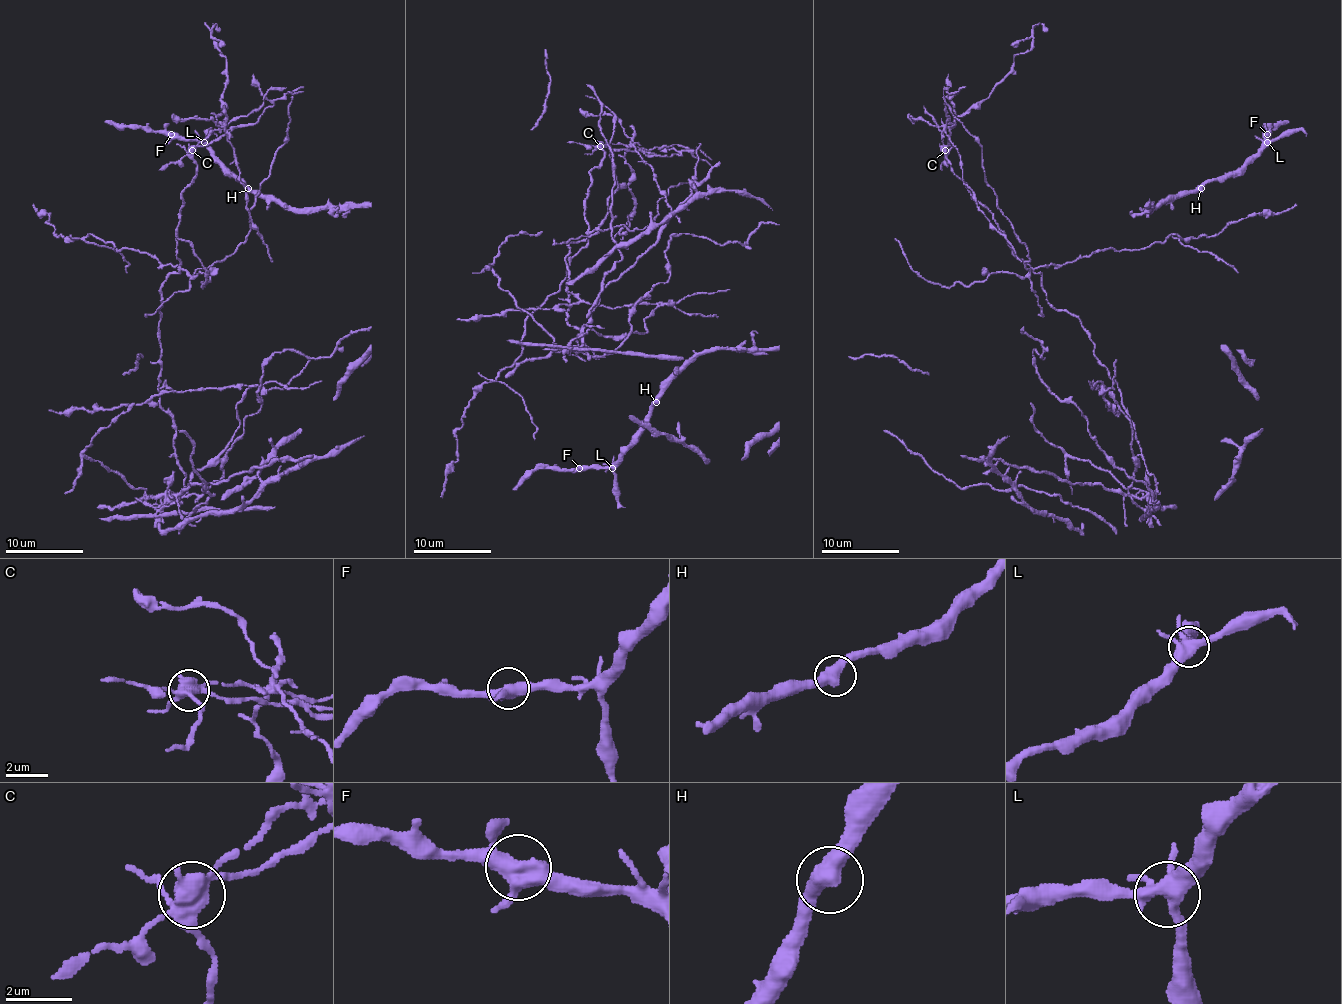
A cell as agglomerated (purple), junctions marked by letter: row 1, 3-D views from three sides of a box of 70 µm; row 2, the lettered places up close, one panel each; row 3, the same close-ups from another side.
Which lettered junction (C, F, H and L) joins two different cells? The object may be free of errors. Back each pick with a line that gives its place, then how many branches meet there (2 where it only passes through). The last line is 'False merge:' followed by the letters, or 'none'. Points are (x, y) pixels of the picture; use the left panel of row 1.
C: at (192, 150); 6 branches meet
False merge: C

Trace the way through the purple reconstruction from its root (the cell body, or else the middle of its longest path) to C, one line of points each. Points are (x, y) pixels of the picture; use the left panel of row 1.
C: (161, 291), (161, 283), (171, 274), (179, 274), (181, 266), (177, 227), (183, 192), (196, 173), (192, 150)

